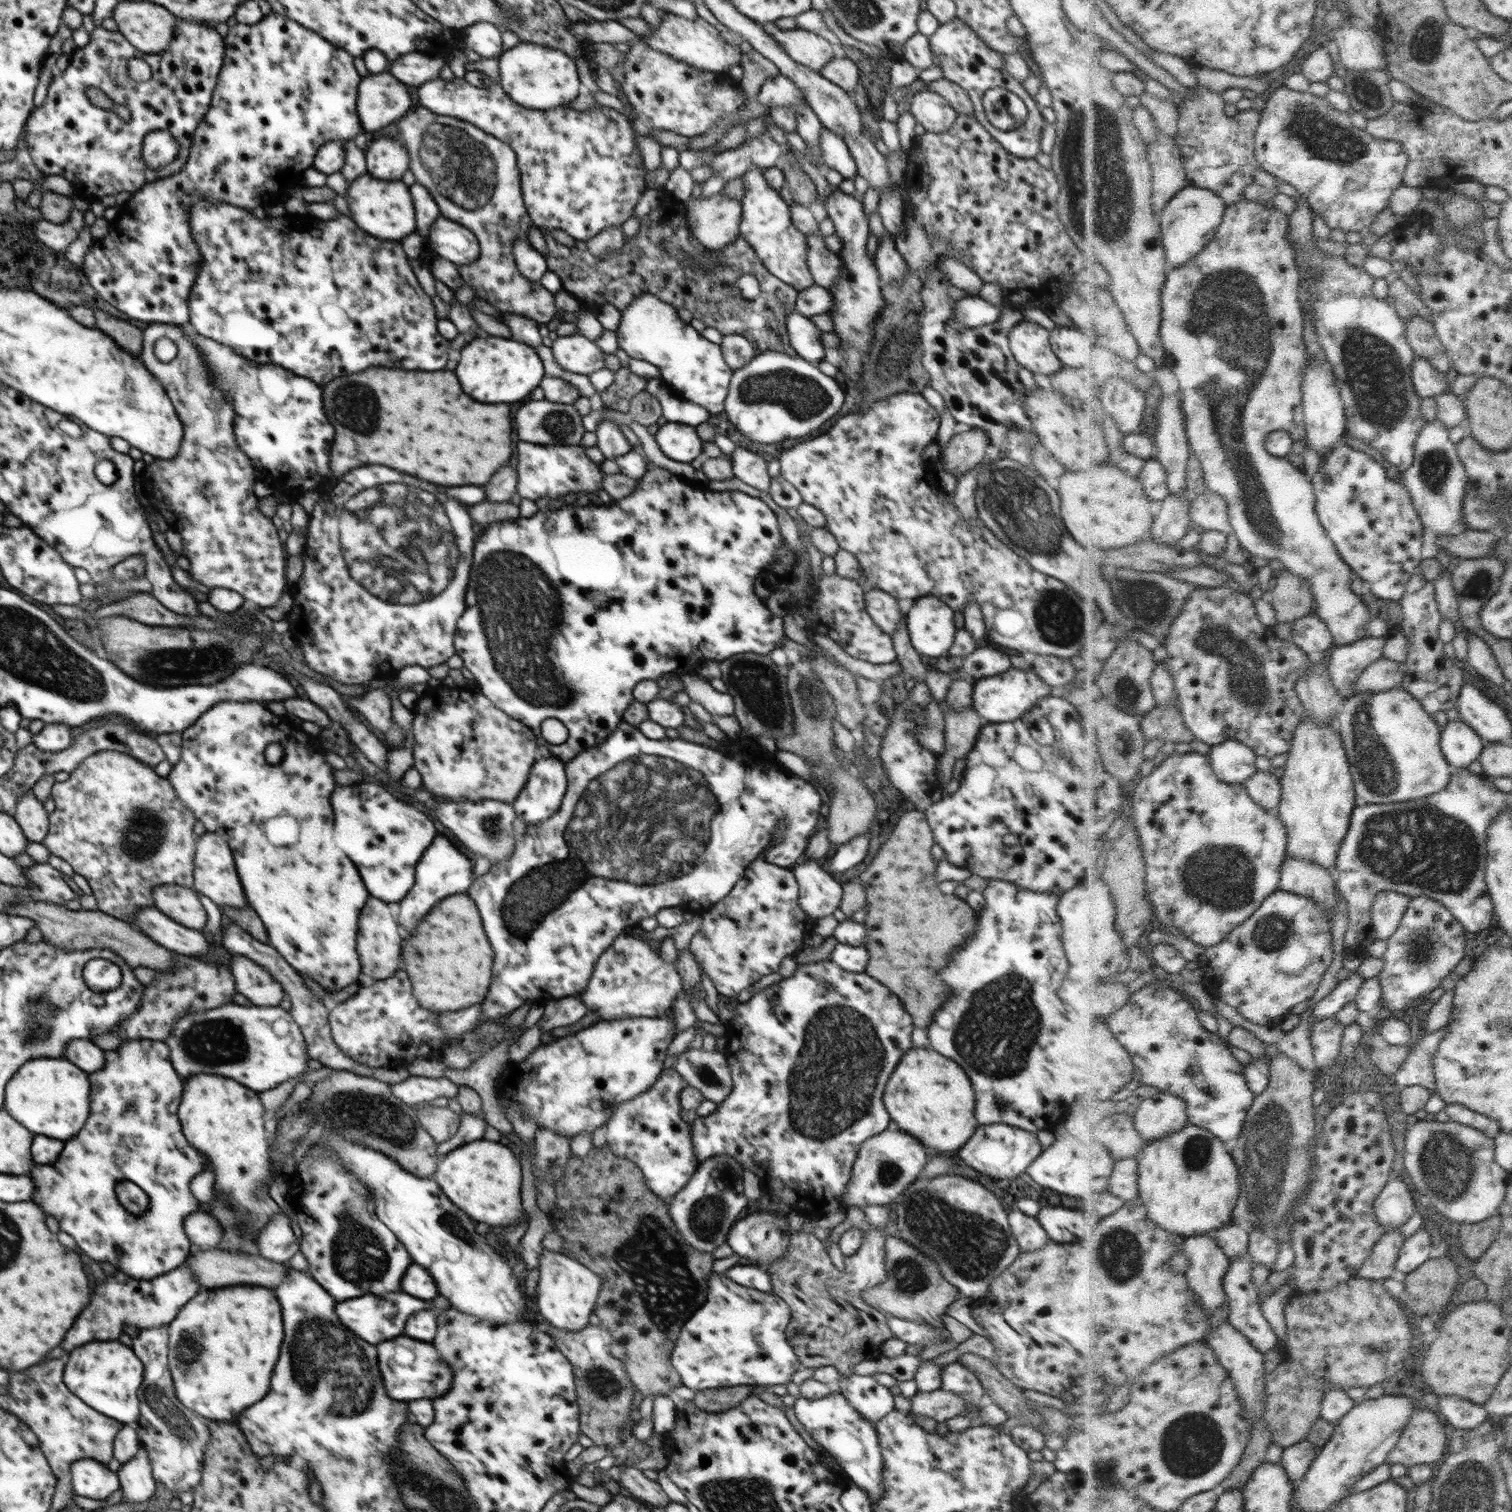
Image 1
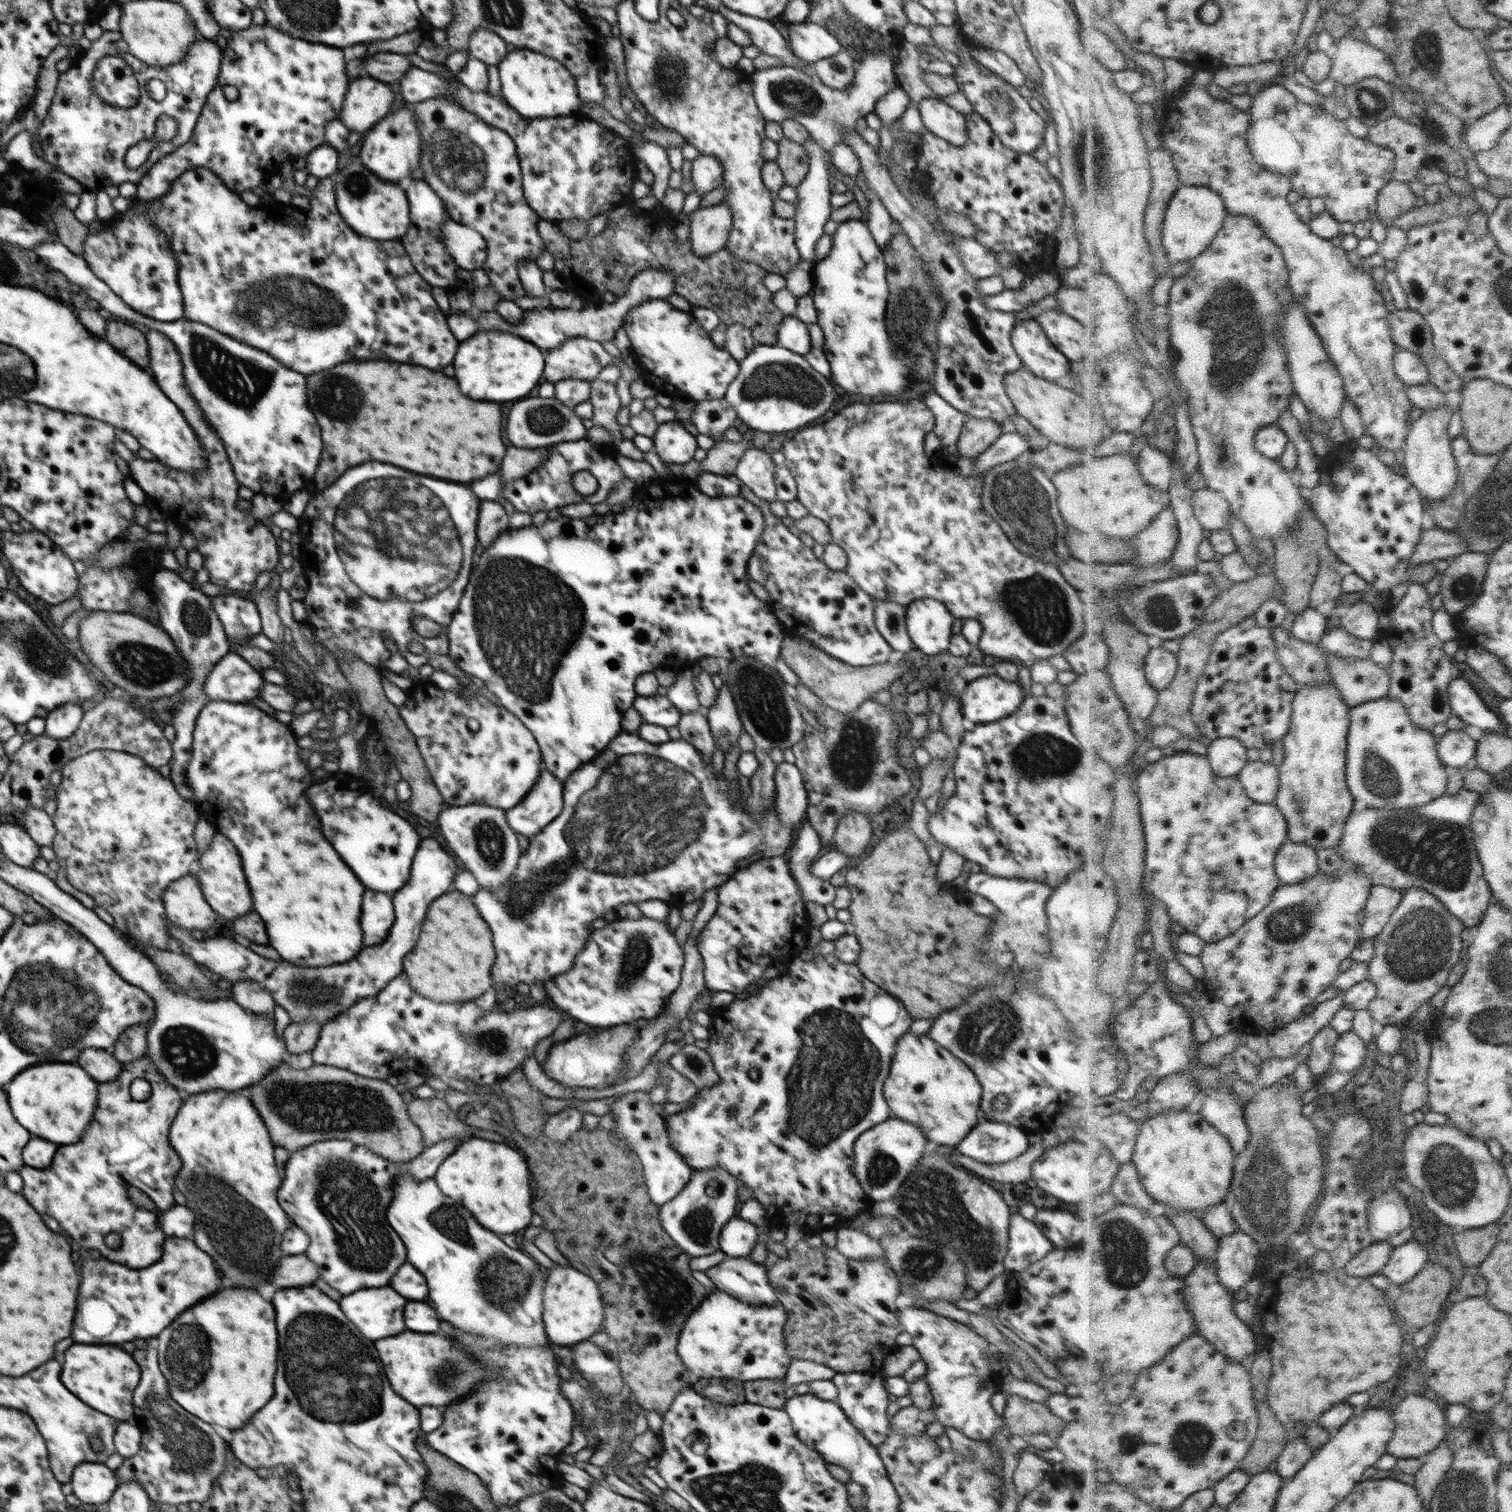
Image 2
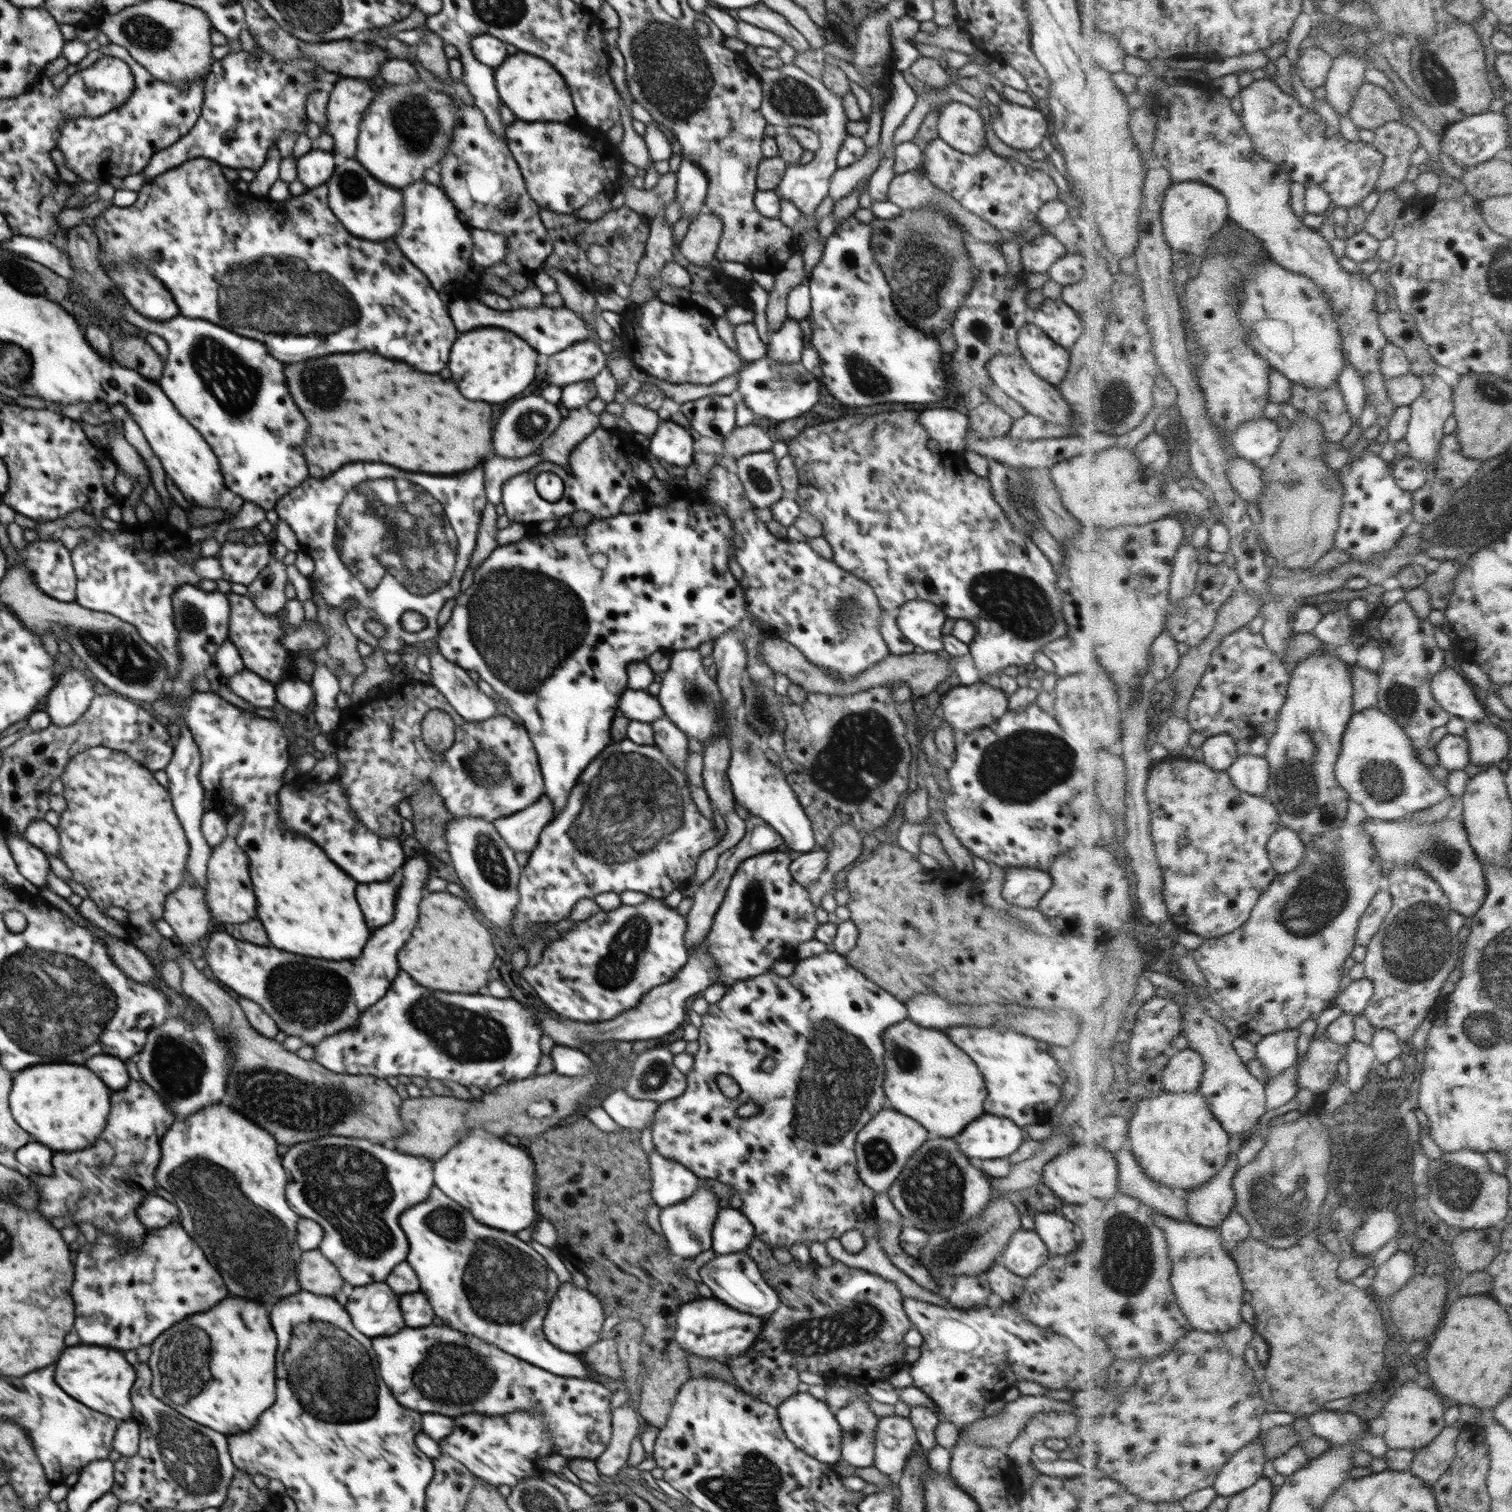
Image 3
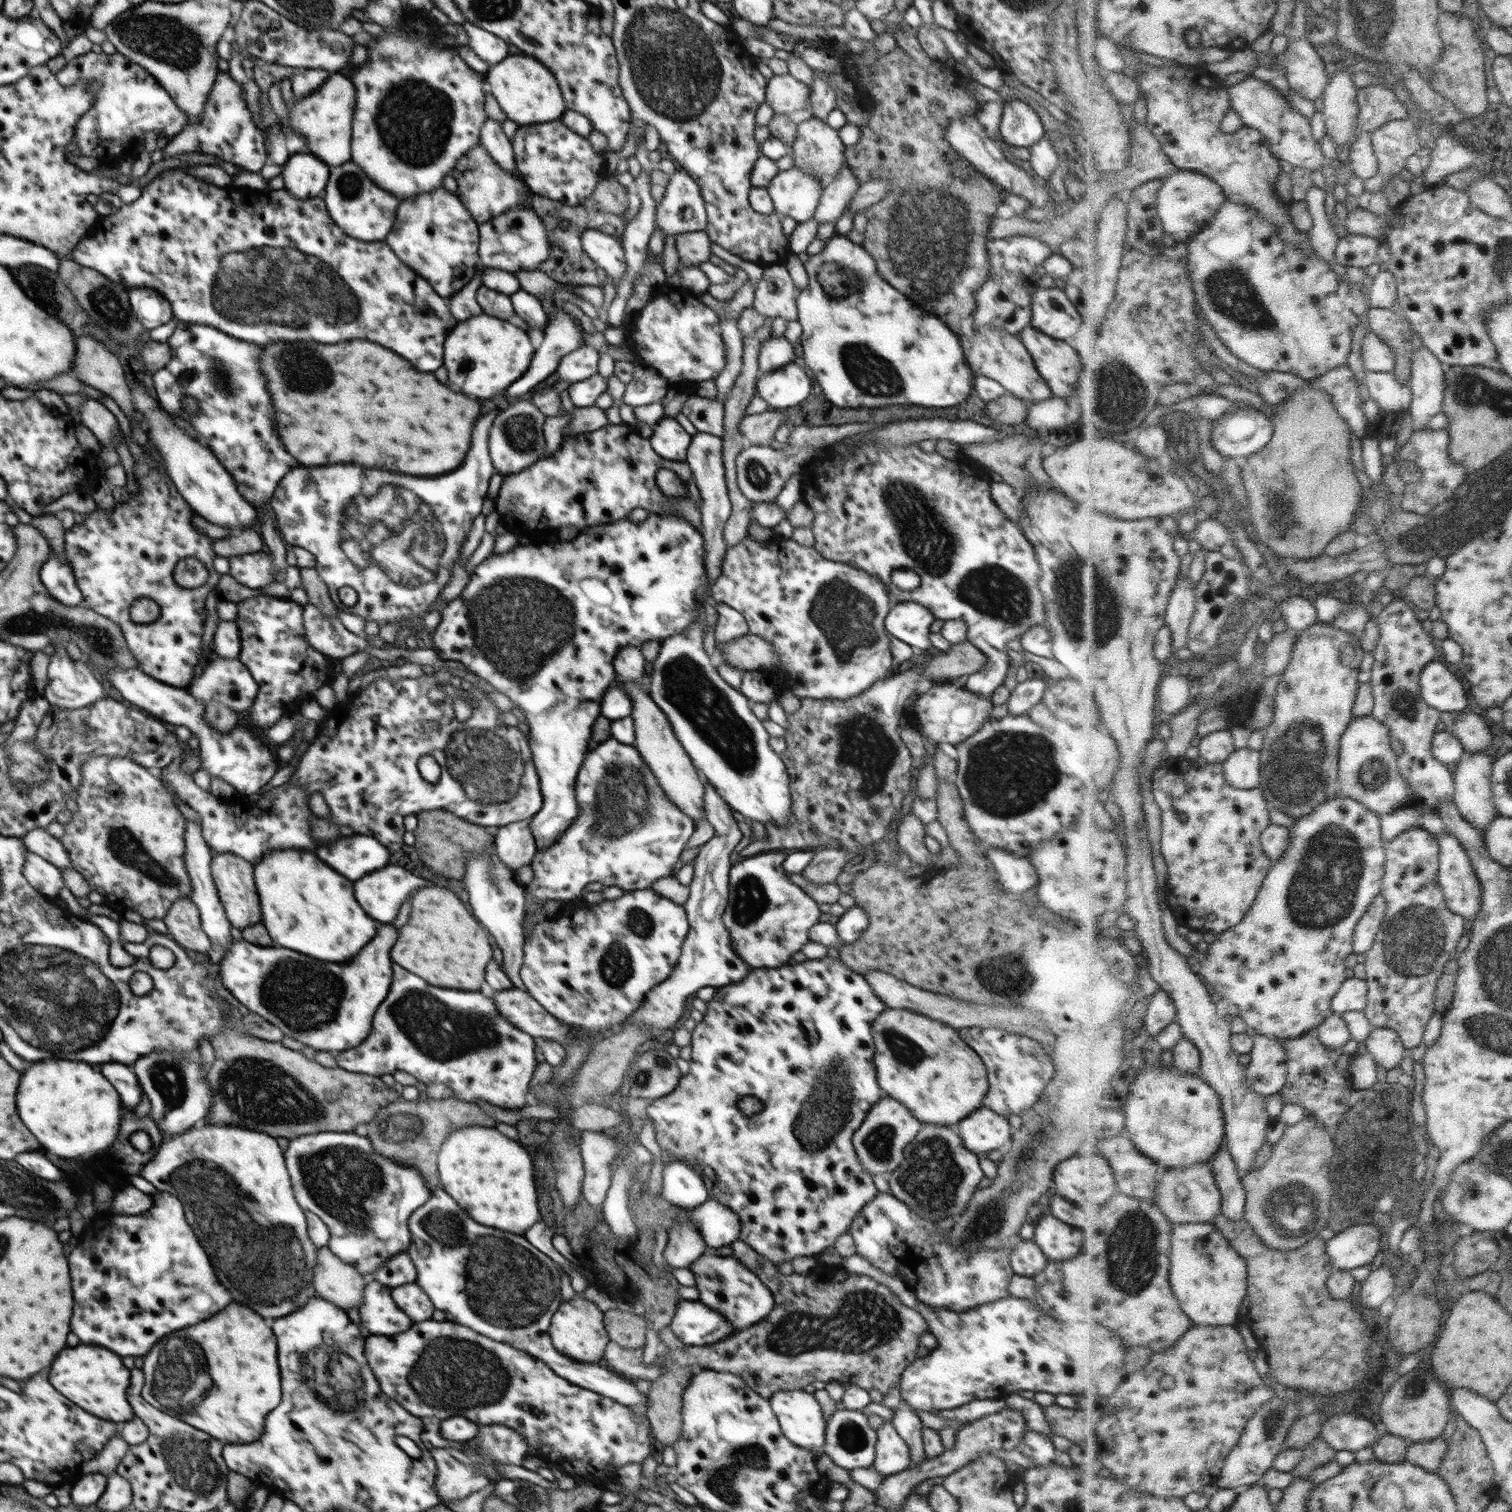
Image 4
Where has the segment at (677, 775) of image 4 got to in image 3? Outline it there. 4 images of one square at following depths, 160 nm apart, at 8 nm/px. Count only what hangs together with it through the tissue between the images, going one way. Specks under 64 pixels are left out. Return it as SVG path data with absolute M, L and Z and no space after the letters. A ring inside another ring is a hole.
M664 716L650 722L653 728L654 746L671 760L671 763L682 771L684 780L688 781L685 772L685 760L689 747L689 739L668 717Z

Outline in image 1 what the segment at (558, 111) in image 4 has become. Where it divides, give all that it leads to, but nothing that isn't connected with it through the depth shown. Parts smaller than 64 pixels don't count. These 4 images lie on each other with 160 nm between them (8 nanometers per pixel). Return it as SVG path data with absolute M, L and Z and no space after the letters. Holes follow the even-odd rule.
M520 42L514 48L506 49L498 58L498 64L500 84L504 93L521 107L534 110L564 107L579 95L581 82L578 80L576 64L560 50Z

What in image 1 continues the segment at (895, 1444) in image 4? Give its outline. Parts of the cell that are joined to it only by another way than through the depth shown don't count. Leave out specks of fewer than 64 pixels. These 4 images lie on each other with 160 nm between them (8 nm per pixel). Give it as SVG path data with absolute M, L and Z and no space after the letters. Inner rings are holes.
M940 1388L935 1391L918 1391L911 1398L912 1418L915 1416L925 1416L945 1422L948 1419L960 1416L967 1412L967 1402L961 1396L954 1395L953 1392Z

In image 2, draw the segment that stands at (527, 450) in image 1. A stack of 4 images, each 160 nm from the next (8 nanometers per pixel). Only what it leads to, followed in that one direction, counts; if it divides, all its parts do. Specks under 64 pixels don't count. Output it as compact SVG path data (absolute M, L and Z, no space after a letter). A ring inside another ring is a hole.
M581 438L580 440L561 442L548 449L545 459L533 468L526 476L507 484L502 489L502 496L514 506L516 512L529 512L534 515L540 511L551 511L558 506L568 506L577 502L586 502L590 505L607 501L610 491L625 477L615 456L620 455L612 443L599 444ZM580 470L588 470L596 477L599 487L591 496L581 496L572 485L572 476Z

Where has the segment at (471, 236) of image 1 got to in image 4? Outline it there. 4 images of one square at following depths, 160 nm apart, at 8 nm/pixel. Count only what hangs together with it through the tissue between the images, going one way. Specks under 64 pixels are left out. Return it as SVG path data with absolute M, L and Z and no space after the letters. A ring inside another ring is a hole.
M527 192L527 204L506 211L479 227L479 249L477 253L485 268L497 268L516 274L518 271L539 268L551 253L547 232L541 218L531 207L532 192Z

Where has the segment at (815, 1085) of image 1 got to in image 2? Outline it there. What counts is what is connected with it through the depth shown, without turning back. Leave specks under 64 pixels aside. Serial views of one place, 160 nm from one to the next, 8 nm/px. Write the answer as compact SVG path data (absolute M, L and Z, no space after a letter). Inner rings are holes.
M834 954L816 955L813 959L805 961L796 958L791 961L786 975L780 975L771 980L764 980L757 994L744 994L736 996L734 1000L721 1008L711 1018L709 1027L709 1046L705 1049L710 1058L713 1058L720 1082L710 1088L703 1088L693 1098L694 1105L680 1113L666 1118L666 1128L669 1130L669 1141L683 1156L683 1159L694 1171L722 1167L740 1184L746 1184L752 1189L753 1197L765 1210L765 1226L785 1228L789 1224L798 1224L806 1235L821 1233L824 1230L838 1230L842 1226L856 1219L858 1214L869 1210L873 1201L860 1186L853 1166L855 1163L853 1146L860 1133L876 1127L876 1125L890 1119L891 1111L882 1094L883 1086L890 1072L894 1048L900 1037L909 1032L913 1018L900 1000L885 992L879 985L865 978L856 963L844 962Z

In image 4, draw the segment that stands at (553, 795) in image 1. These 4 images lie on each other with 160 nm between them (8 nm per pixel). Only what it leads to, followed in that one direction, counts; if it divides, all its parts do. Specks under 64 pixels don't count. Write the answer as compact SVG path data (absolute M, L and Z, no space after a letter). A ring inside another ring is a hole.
M532 817L494 829L494 845L503 861L514 871L531 864L537 844L531 830Z

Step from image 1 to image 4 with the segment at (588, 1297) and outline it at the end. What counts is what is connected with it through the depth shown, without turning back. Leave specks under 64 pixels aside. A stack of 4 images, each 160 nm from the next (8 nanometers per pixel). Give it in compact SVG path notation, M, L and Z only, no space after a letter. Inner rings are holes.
M582 1295L561 1301L552 1315L549 1335L558 1352L569 1356L570 1359L585 1363L602 1364L603 1352L610 1342L609 1334L603 1323L603 1312L598 1309L596 1304L588 1301Z

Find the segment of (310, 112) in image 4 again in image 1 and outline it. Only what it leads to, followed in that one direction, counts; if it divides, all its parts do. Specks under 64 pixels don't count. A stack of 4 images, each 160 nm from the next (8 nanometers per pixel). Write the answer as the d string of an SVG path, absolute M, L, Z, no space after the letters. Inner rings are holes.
M390 72L368 75L358 85L357 113L366 134L410 113L415 106L410 87Z

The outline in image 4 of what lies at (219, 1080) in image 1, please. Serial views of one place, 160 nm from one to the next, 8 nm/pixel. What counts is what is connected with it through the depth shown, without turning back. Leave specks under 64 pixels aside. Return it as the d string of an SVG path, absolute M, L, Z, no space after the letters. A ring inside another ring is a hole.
M202 1123L201 1125L191 1127L182 1134L164 1138L152 1160L149 1160L148 1164L142 1167L139 1176L150 1182L150 1184L153 1184L158 1191L170 1192L172 1196L175 1196L184 1205L184 1214L190 1228L192 1228L197 1237L200 1236L199 1243L206 1250L216 1276L224 1284L224 1288L228 1288L228 1292L232 1294L234 1300L238 1300L240 1304L252 1308L260 1316L280 1318L280 1316L286 1316L288 1312L303 1307L303 1304L308 1302L308 1299L317 1296L312 1284L312 1277L314 1267L316 1266L318 1248L309 1239L306 1212L296 1202L295 1193L292 1190L291 1178L285 1165L285 1152L280 1149L280 1146L272 1135L238 1128L234 1125Z

